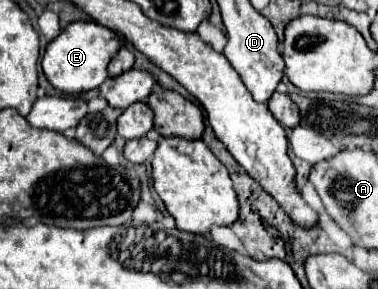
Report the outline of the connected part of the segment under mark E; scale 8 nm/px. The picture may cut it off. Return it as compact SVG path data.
M71 22L55 40L49 42L41 66L47 80L61 92L83 94L101 86L107 78L107 64L123 48L125 38L119 32L113 32L95 22Z

